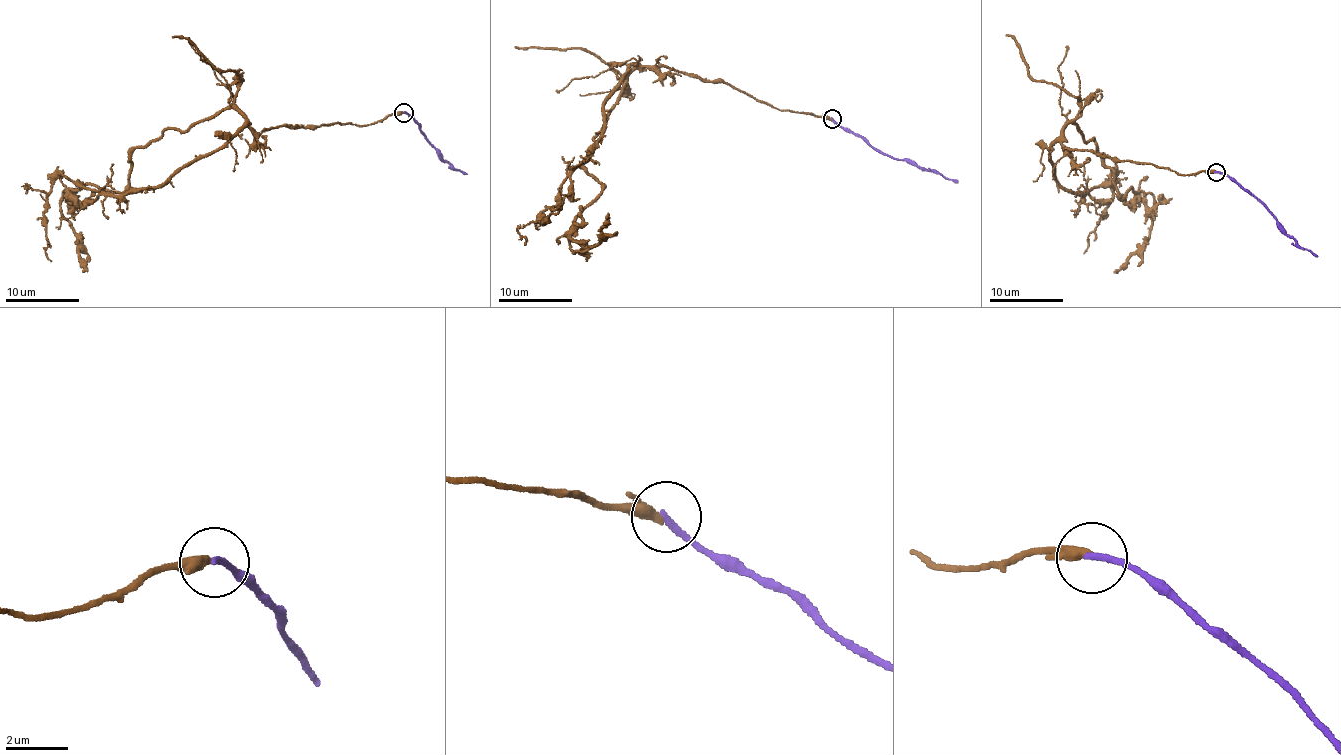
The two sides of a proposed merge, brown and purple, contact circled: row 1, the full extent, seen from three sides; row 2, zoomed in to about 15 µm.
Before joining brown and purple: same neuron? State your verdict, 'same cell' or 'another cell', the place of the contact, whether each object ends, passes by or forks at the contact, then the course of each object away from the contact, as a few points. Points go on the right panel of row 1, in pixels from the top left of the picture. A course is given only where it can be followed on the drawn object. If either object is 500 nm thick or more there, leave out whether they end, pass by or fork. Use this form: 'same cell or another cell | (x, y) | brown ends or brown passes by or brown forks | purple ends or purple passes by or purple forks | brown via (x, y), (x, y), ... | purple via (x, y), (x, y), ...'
same cell | (1216, 172) | brown ends | purple ends | brown via (1216, 172), (1068, 152), (1067, 125), (1093, 139), (1119, 198), (1133, 188), (1153, 197), (1150, 234), (1114, 273) | purple via (1216, 172), (1237, 183), (1265, 206), (1280, 228), (1318, 256)

